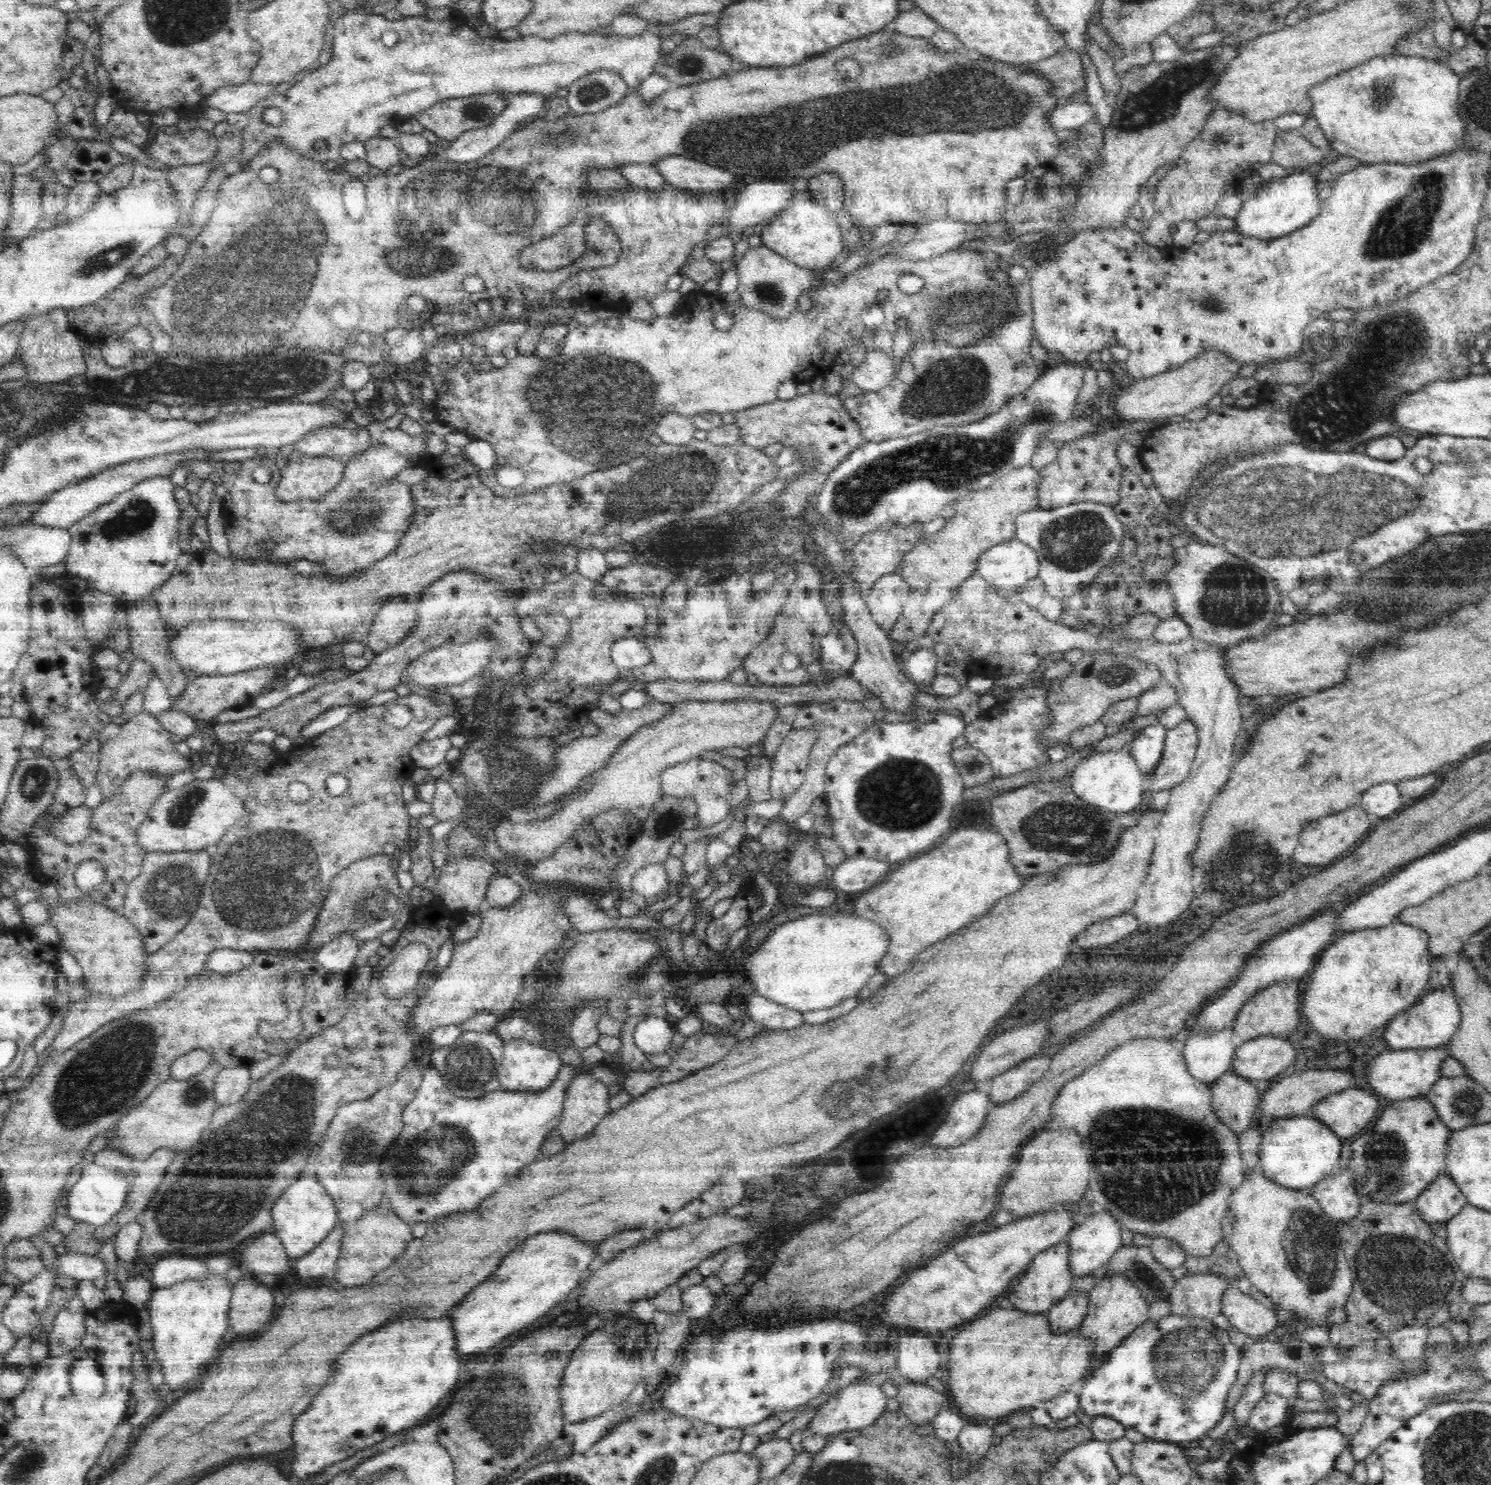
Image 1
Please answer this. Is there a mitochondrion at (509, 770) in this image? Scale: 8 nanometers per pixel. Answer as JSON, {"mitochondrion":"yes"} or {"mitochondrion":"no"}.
{"mitochondrion":"yes"}

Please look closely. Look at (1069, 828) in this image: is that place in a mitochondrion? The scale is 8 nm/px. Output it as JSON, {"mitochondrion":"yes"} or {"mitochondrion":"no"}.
{"mitochondrion":"yes"}

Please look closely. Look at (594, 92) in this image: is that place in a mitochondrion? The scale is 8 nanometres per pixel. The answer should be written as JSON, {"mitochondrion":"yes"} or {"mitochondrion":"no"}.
{"mitochondrion":"yes"}

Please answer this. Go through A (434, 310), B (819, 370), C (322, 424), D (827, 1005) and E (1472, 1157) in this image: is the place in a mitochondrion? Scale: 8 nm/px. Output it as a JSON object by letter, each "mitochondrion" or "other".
{"A":"other","B":"other","C":"other","D":"other","E":"other"}

